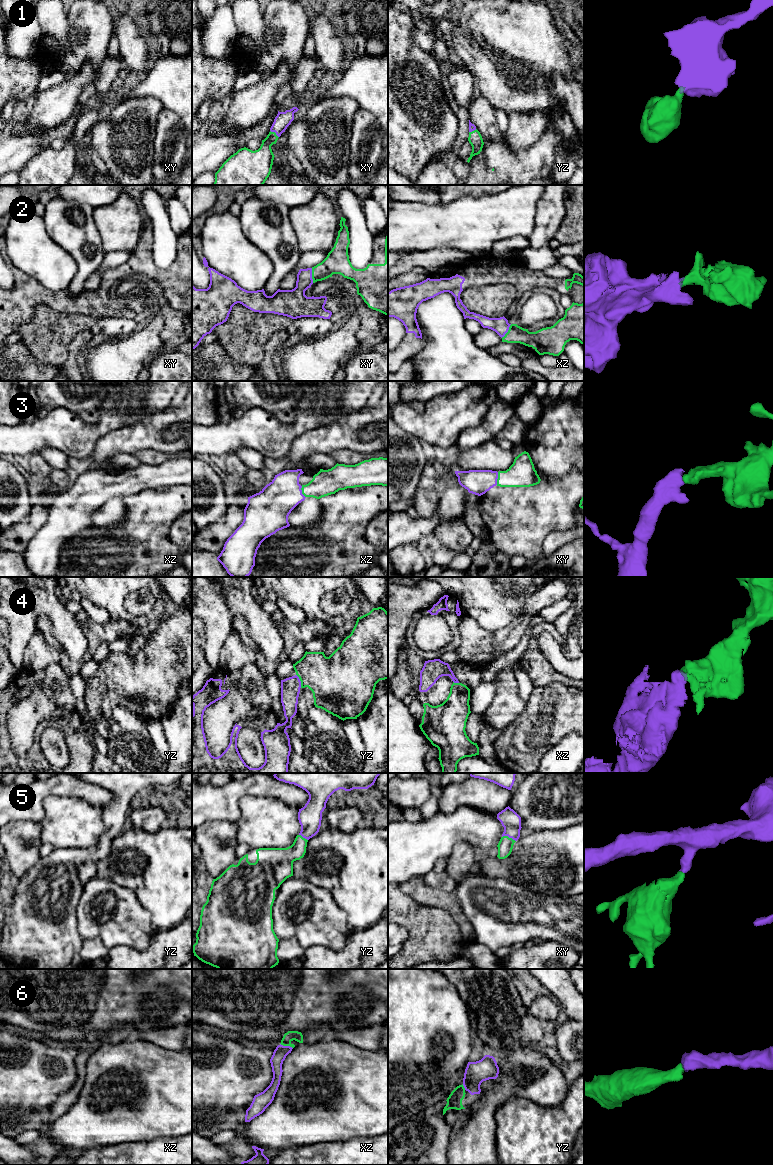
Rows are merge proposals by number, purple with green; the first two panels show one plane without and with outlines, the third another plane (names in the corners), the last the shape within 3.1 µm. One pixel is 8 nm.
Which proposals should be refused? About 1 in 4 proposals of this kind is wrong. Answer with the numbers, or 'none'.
none

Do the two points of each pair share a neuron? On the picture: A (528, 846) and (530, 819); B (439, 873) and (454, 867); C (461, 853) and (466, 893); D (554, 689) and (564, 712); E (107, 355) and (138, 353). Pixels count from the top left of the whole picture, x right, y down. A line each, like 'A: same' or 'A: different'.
A: different
B: different
C: different
D: same
E: same

